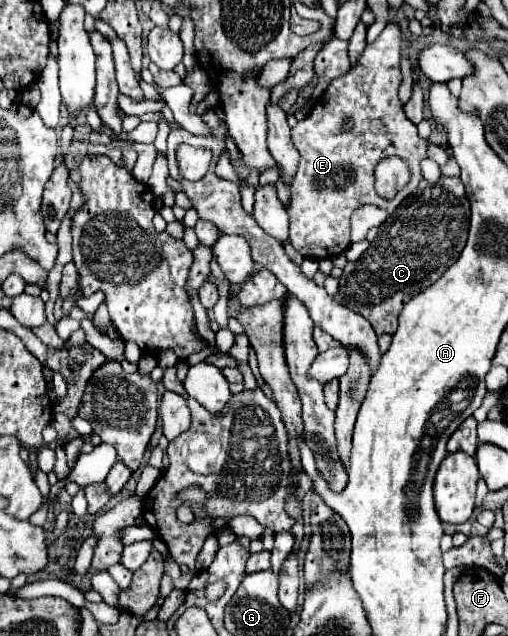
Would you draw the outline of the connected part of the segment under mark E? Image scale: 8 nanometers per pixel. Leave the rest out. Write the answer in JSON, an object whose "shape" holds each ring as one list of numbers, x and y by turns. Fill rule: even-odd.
{"shape":[[391,20,385,26,385,30,381,32,381,36,371,46,365,48,359,62,345,76,335,78,329,84,329,88,325,90,325,94,315,102,313,110,291,128,291,140,301,154,301,160,299,160,295,180,291,184,291,206,287,210,289,218,291,218,289,238,291,238,291,244,295,246,295,250,299,254,303,254,305,258,323,260,323,258,339,256,341,252,345,252,351,246,349,218,357,206,375,204,381,210,393,214,393,210,401,204,401,200,405,200,405,196,413,194,417,190,417,184,423,180,421,162,425,158,429,158,429,142,419,138,417,126,407,120,407,116,403,112,403,104,397,96,397,90,401,86,399,60,401,60,401,28,399,28,397,20],[345,122,351,122,351,130,343,130],[393,154,401,156,409,162,409,166,413,170,413,180,393,200,385,200,375,194,373,168,379,158,393,156]]}

